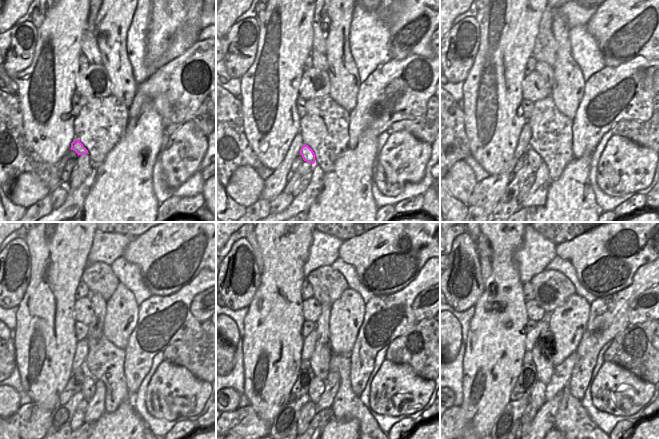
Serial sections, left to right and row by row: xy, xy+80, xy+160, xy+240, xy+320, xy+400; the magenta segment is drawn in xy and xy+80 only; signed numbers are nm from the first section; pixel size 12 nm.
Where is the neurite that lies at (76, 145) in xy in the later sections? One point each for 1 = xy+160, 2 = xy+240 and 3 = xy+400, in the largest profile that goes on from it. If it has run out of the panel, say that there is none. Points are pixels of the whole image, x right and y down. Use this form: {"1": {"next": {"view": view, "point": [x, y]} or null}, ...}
{"1": {"next": {"view": "xy+160", "point": [534, 160]}}, "2": {"next": {"view": "xy+240", "point": [88, 389]}}, "3": {"next": {"view": "xy+400", "point": [537, 397]}}}

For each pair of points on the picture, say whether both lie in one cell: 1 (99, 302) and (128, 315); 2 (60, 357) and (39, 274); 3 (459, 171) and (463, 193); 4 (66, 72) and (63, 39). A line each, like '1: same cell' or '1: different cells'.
1: different cells
2: same cell
3: same cell
4: same cell

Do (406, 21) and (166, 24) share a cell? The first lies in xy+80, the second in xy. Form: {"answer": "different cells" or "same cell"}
{"answer": "different cells"}

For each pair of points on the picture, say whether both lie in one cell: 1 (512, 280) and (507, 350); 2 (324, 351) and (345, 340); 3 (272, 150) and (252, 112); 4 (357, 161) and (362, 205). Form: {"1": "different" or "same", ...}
{"1": "same", "2": "different", "3": "same", "4": "same"}

